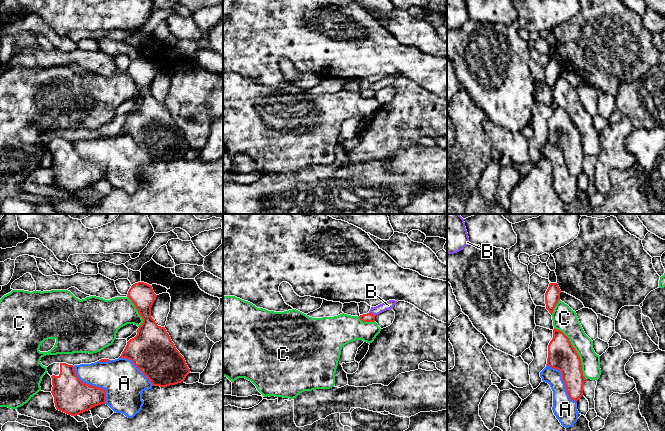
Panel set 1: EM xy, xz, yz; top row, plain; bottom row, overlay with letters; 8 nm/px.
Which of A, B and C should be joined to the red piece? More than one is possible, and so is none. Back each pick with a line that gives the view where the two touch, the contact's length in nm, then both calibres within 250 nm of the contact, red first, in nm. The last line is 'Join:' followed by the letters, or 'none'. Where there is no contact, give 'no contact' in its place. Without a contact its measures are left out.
Join: none

